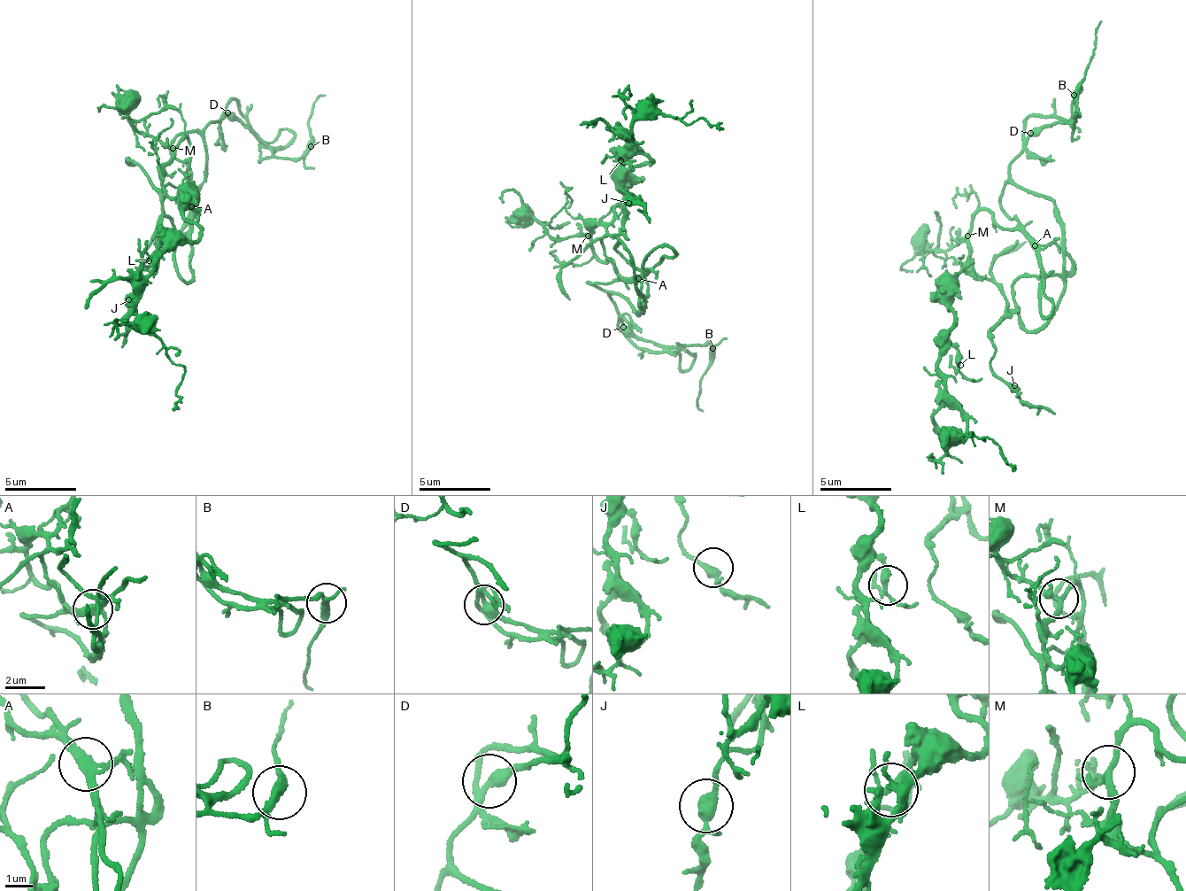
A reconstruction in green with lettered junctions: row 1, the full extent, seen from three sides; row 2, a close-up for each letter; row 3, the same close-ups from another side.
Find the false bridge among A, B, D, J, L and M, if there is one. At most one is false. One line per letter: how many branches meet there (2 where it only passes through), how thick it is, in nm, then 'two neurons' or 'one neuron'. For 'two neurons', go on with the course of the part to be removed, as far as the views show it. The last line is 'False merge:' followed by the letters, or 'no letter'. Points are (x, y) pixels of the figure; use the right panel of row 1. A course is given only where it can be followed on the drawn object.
A: 3 | 280 nm | one neuron
B: 3 | 240 nm | one neuron
D: 3 | 280 nm | one neuron
J: 3 | 280 nm | one neuron
L: 3 | 240 nm | one neuron
M: 4 | 240 nm | one neuron
False merge: no letter

